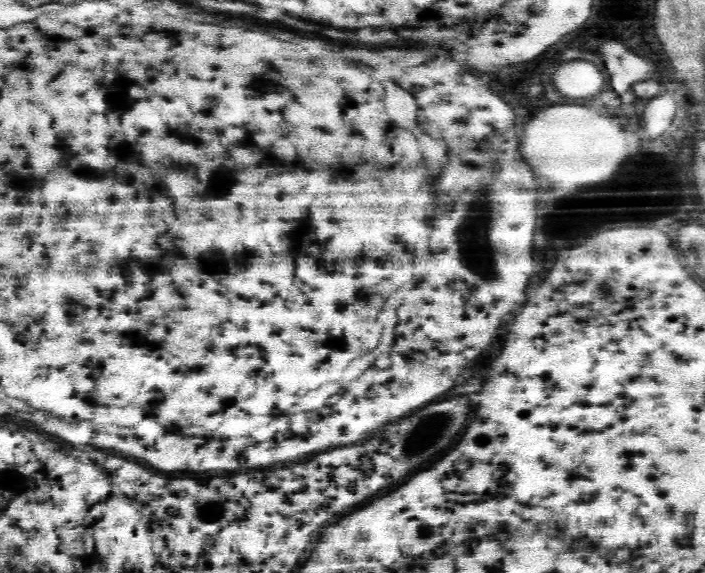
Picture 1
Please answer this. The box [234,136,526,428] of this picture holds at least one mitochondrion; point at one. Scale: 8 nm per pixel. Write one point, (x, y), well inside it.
(481, 254)

